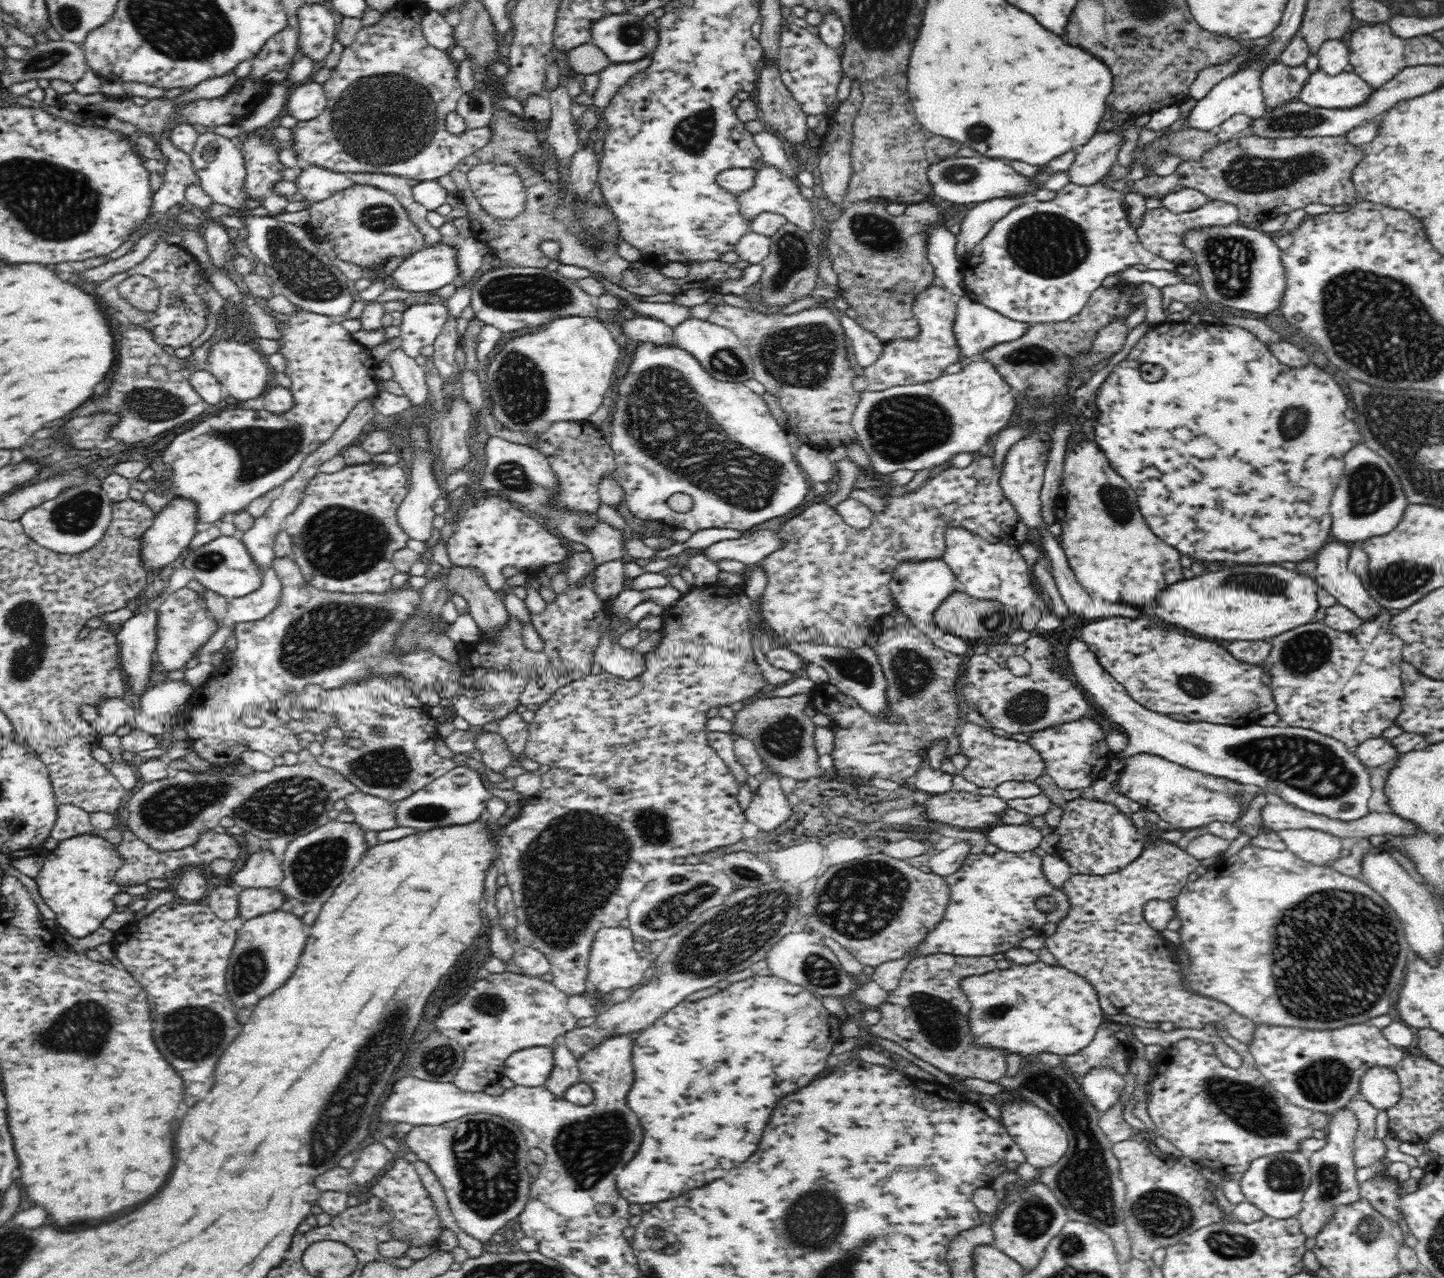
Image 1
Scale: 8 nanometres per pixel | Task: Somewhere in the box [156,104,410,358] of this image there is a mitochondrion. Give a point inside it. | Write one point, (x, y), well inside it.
(302, 272)

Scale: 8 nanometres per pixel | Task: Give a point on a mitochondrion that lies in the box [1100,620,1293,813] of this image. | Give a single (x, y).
(1196, 686)

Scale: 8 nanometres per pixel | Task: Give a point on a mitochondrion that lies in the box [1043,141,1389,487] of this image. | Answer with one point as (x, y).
(1248, 174)

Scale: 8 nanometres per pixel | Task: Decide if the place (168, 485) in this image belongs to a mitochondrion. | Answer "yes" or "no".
no

